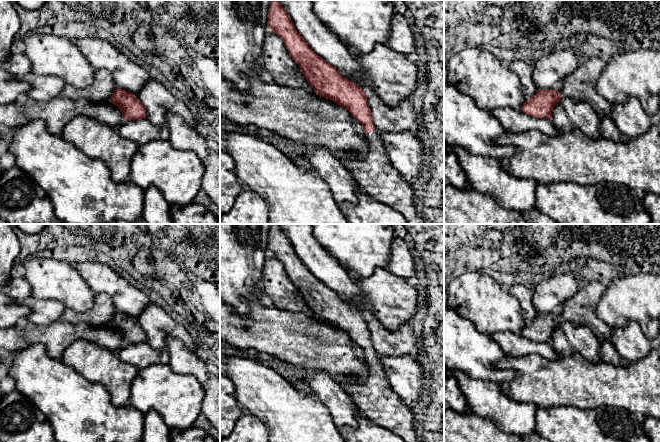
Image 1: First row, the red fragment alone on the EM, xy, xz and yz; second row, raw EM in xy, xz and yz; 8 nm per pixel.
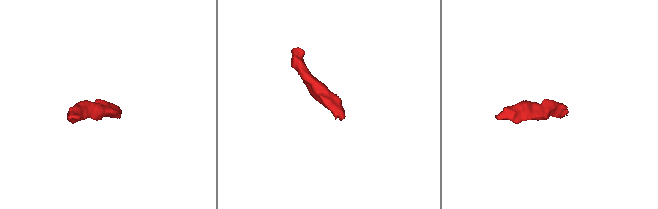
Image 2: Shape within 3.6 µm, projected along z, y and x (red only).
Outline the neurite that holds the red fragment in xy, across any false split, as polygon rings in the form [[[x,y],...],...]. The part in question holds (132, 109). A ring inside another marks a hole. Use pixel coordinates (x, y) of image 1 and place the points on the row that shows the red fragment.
[[[97,69],[93,82],[84,89],[66,85],[61,95],[69,99],[84,98],[94,103],[111,102],[122,111],[124,121],[146,118],[146,110],[137,97],[116,87],[111,73]]]

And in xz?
[[[271,0],[268,10],[268,30],[265,35],[262,55],[263,68],[274,78],[274,82],[283,86],[300,88],[309,93],[330,99],[346,108],[351,115],[362,124],[368,142],[368,151],[357,154],[347,151],[333,153],[335,157],[352,174],[362,192],[371,199],[388,205],[399,212],[406,224],[428,224],[414,201],[411,185],[391,164],[376,129],[371,110],[367,103],[367,95],[355,83],[343,77],[339,71],[318,56],[297,32],[291,18],[279,0]]]

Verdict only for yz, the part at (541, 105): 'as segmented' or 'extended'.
extended

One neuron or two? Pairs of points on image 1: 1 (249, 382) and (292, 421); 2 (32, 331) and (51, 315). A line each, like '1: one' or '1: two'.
1: one
2: two

